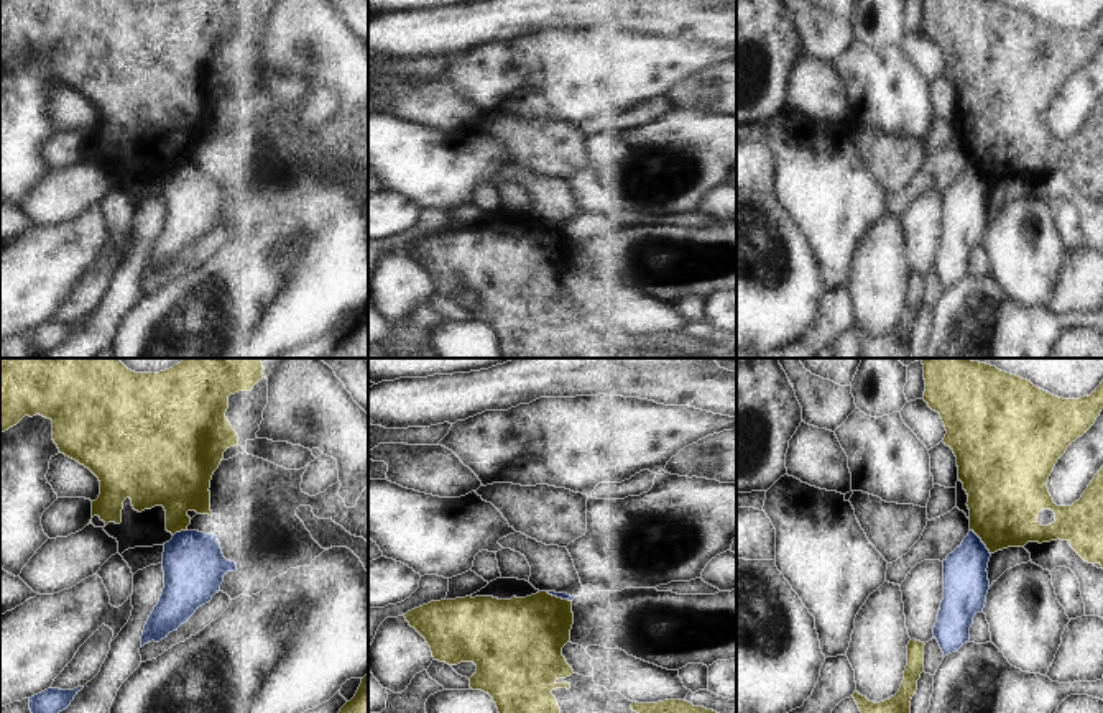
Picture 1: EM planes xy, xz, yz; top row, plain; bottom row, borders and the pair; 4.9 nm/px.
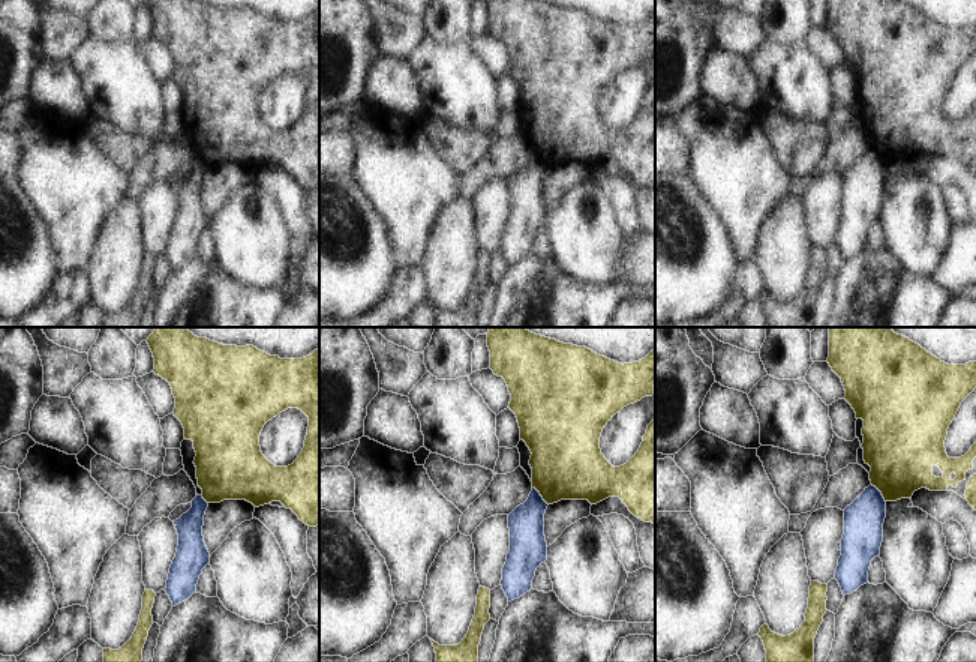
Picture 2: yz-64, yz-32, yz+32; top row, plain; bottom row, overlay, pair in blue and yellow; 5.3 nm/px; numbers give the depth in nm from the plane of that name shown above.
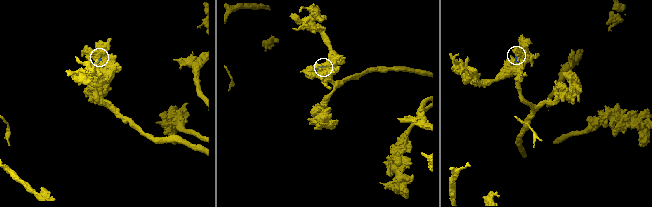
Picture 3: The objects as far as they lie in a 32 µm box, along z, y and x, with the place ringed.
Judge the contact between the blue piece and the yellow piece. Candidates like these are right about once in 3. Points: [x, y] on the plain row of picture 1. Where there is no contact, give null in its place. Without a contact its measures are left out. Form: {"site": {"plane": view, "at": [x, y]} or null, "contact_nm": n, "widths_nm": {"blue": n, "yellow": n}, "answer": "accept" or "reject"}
{"site": {"plane": "yz", "at": [982, 174]}, "contact_nm": 160, "widths_nm": {"blue": 220, "yellow": 360}, "answer": "reject"}

